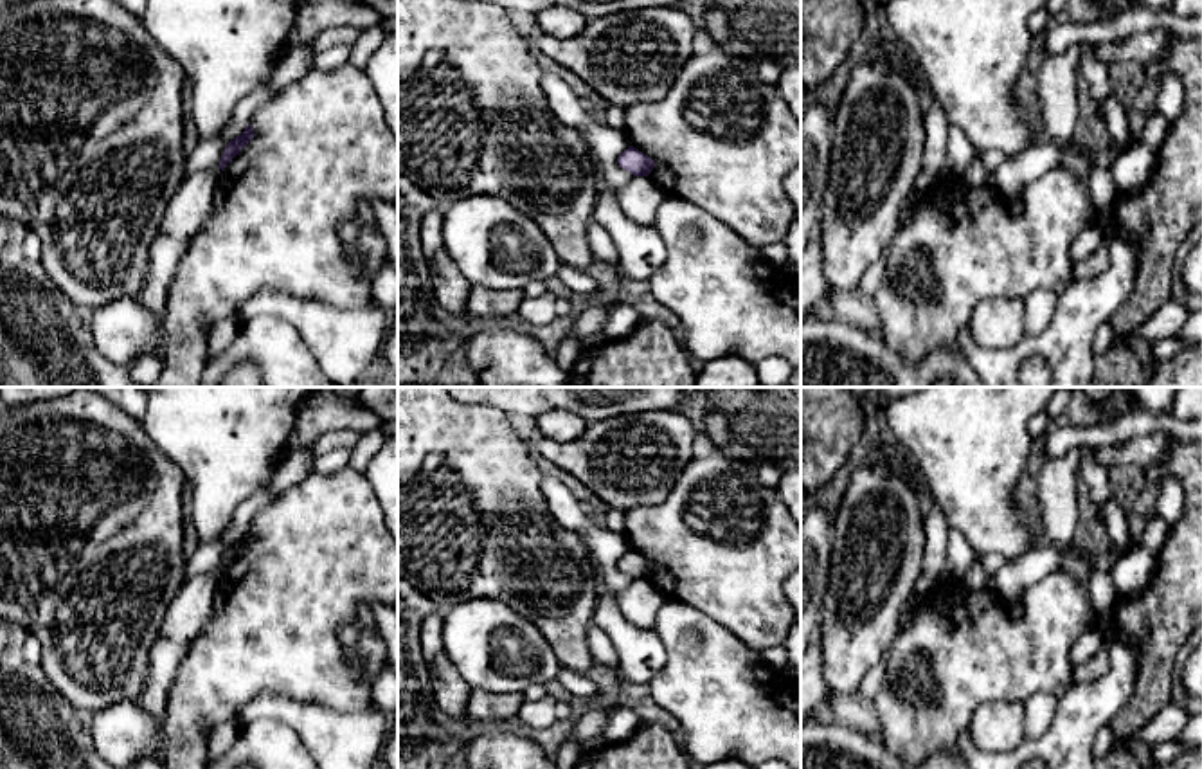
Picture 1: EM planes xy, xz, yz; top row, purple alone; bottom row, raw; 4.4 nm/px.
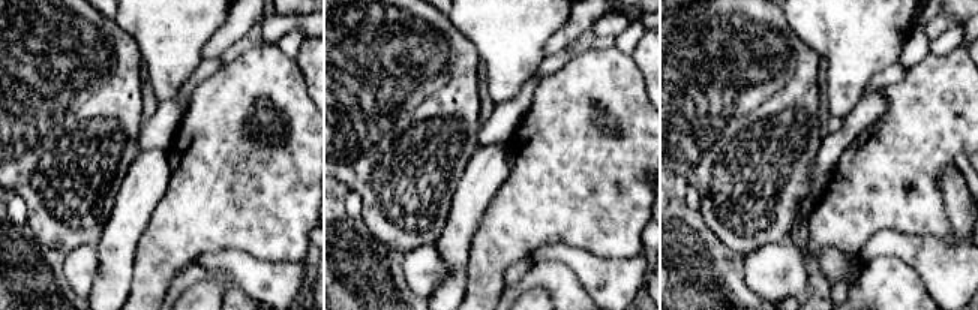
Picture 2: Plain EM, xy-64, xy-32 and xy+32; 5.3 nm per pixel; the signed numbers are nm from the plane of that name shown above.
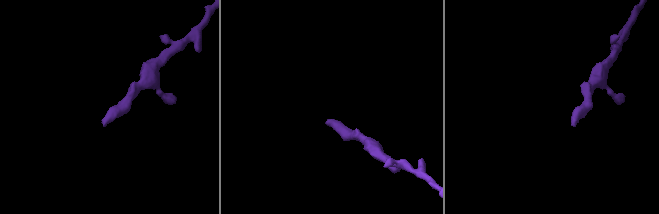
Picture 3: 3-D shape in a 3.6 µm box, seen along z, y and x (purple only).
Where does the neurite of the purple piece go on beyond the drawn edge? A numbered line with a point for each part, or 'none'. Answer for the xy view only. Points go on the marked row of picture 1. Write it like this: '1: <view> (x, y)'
1: xy (193, 202)

